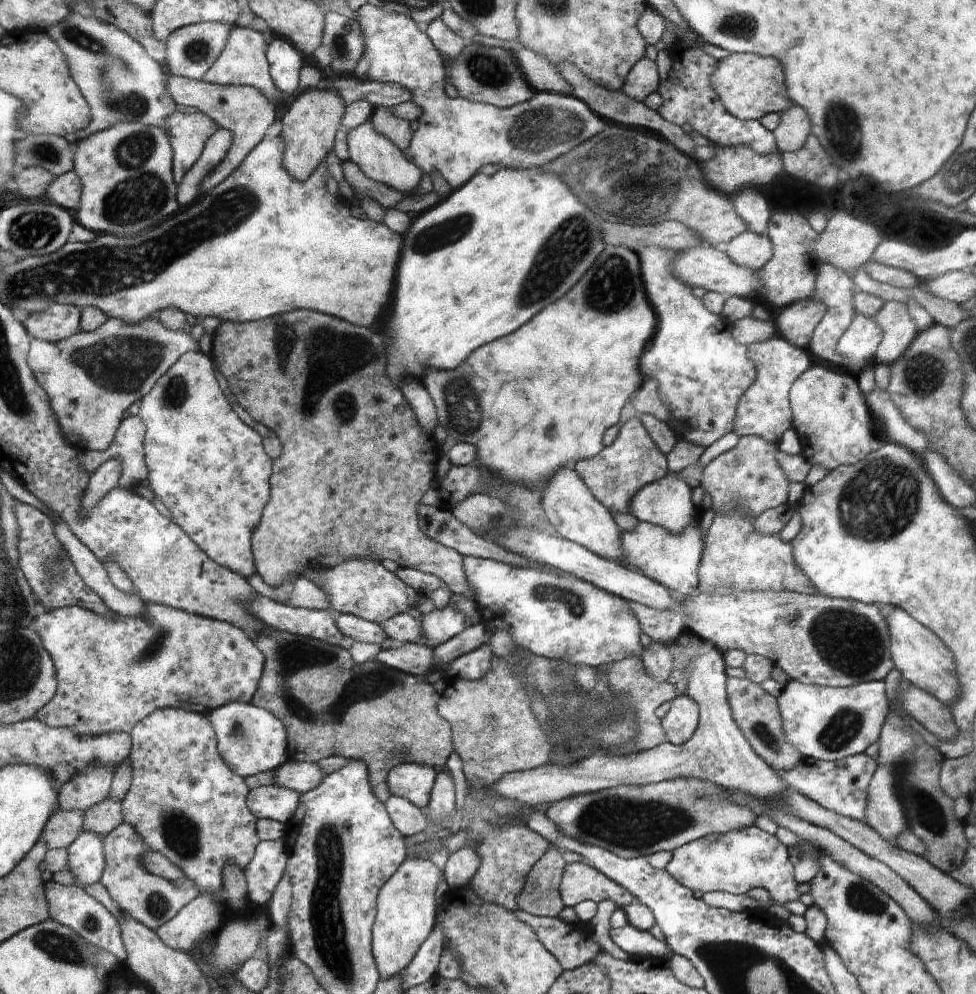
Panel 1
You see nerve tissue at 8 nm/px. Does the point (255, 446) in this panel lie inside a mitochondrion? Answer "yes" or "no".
no

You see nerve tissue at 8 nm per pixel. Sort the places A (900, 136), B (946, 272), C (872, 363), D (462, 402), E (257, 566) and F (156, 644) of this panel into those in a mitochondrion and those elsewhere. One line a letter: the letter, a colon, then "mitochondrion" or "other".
A: other
B: other
C: other
D: mitochondrion
E: other
F: mitochondrion

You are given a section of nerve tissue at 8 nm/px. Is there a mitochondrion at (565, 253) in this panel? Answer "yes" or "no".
yes

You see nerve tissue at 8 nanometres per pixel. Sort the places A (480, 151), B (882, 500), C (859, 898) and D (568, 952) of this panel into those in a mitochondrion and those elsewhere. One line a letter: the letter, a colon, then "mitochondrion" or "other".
A: other
B: mitochondrion
C: mitochondrion
D: other

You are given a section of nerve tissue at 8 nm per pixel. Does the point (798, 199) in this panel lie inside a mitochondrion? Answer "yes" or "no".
no

